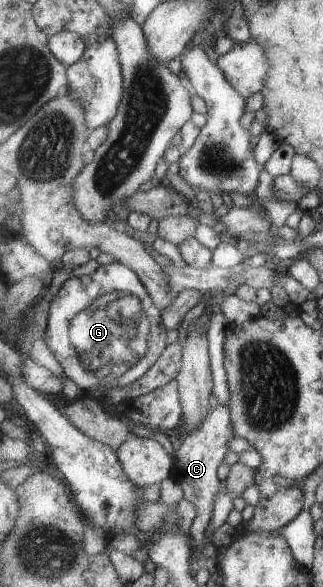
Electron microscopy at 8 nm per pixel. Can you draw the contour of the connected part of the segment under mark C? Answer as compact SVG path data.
M217 406L211 410L197 432L187 435L174 455L175 462L170 477L182 487L184 499L190 501L197 511L189 532L194 547L205 539L205 531L213 517L215 499L221 491L221 479L217 475L217 469L225 461L225 455L229 453L233 437L238 436L233 422L229 407Z

